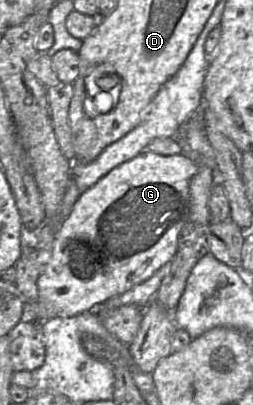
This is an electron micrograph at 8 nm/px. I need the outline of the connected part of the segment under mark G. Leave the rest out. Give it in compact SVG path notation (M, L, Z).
M144 150L137 157L112 169L82 193L71 213L56 230L49 262L38 278L37 300L25 303L21 321L42 323L96 309L148 280L169 263L177 252L180 233L189 216L189 185L198 168L198 164L183 154L163 156Z

